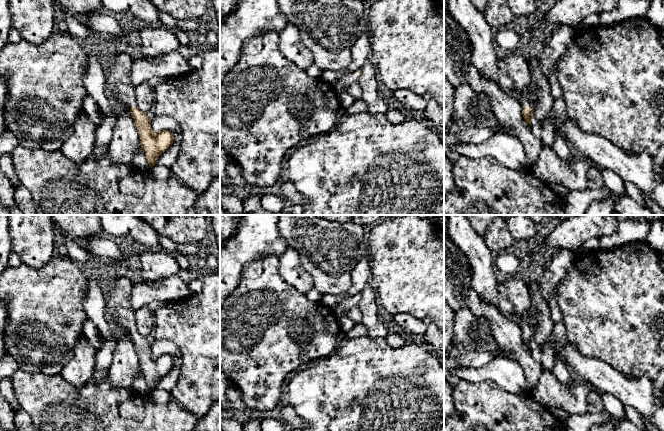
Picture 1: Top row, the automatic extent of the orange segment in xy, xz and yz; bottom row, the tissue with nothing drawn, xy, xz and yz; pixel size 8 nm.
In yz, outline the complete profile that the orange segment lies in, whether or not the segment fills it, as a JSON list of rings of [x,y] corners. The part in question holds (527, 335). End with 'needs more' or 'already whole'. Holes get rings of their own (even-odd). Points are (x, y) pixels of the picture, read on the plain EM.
[[[532,303],[528,310],[524,312],[524,318],[522,320],[522,338],[526,345],[526,347],[531,350],[531,345],[533,342],[533,334],[531,332],[530,324],[535,322],[537,325],[540,323],[540,316],[538,310],[536,309],[535,305]]]; needs more

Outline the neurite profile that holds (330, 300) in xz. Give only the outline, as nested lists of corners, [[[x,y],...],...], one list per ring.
[[[322,295],[321,302],[329,307],[333,307],[334,305],[341,303],[343,299],[342,295]]]

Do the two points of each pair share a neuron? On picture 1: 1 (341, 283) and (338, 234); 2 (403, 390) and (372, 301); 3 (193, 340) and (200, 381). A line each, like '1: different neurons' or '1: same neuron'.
1: same neuron
2: different neurons
3: same neuron

